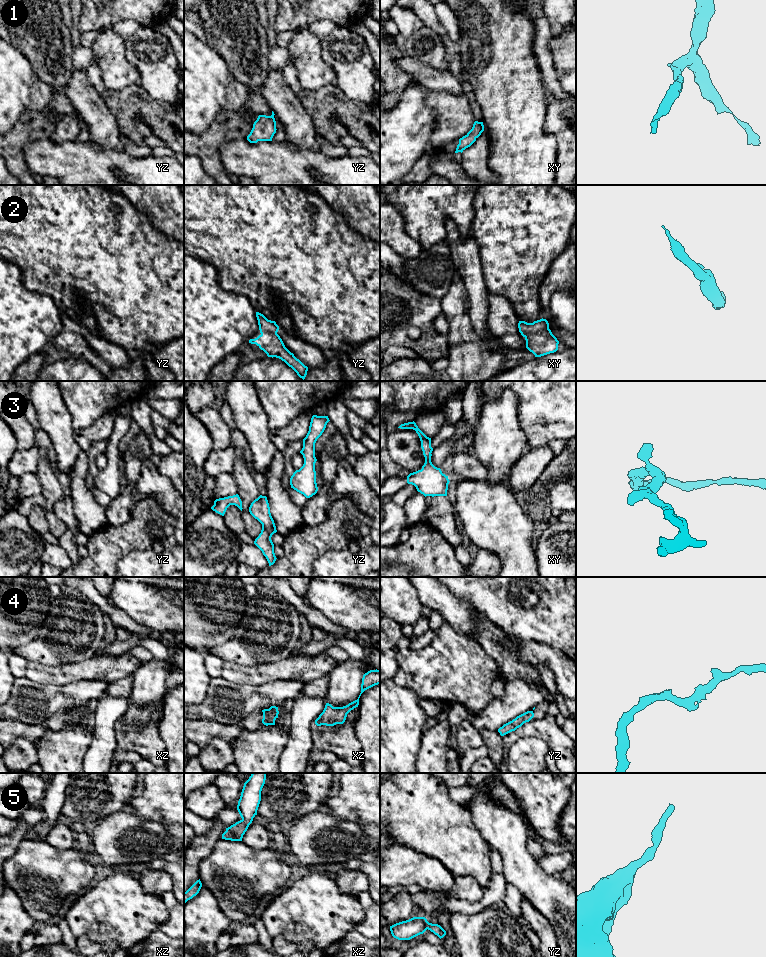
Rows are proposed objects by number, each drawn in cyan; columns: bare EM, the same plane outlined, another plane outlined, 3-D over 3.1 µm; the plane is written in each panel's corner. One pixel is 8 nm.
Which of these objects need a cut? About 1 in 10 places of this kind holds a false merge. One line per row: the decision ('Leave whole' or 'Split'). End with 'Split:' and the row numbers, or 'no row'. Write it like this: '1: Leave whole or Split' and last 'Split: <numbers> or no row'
1: Leave whole
2: Leave whole
3: Leave whole
4: Leave whole
5: Leave whole
Split: no row

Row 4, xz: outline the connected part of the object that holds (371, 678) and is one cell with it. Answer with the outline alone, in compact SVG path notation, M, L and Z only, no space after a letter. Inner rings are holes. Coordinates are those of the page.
M376 669L376 670L370 670L370 671L368 671L367 673L365 673L365 674L363 675L362 684L361 684L361 693L360 693L358 699L355 700L355 701L353 701L353 702L351 702L351 703L349 703L349 704L346 705L346 706L343 706L343 707L333 707L331 704L326 703L323 712L322 712L322 713L319 715L319 717L315 720L315 724L316 724L317 726L321 726L321 725L334 726L334 725L336 725L336 724L343 724L343 723L345 722L345 720L346 720L347 714L348 714L351 710L353 710L354 708L358 707L358 705L359 705L359 698L360 698L361 694L362 694L365 690L367 690L367 689L369 689L369 688L371 688L371 687L373 687L373 686L375 686L375 685L378 685L378 684L380 684L380 670L377 670L377 669Z

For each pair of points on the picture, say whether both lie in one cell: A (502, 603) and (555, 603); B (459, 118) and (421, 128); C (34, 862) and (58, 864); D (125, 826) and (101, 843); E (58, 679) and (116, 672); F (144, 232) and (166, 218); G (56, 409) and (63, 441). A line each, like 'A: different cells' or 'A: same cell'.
A: same cell
B: different cells
C: same cell
D: same cell
E: same cell
F: different cells
G: same cell

